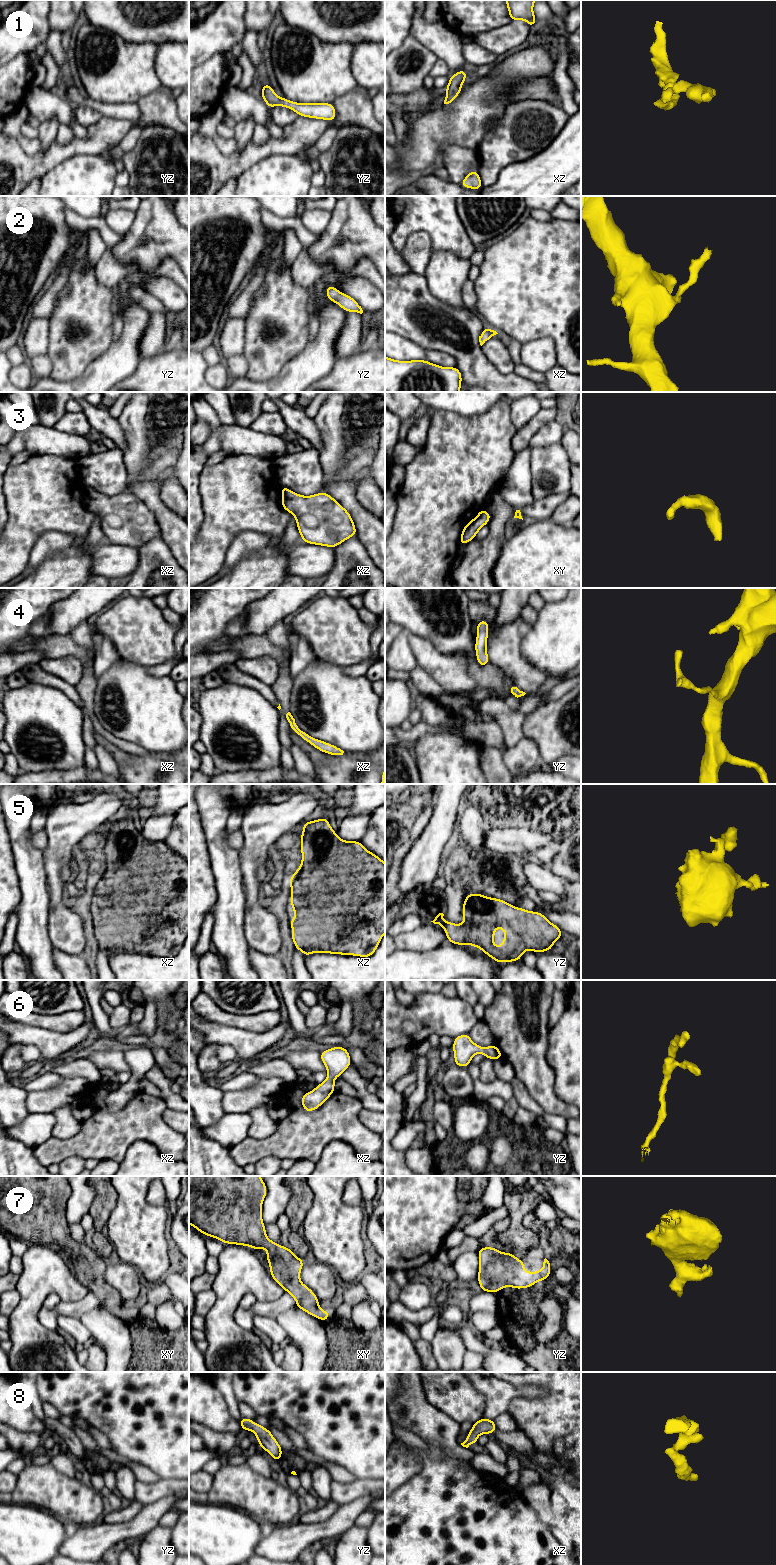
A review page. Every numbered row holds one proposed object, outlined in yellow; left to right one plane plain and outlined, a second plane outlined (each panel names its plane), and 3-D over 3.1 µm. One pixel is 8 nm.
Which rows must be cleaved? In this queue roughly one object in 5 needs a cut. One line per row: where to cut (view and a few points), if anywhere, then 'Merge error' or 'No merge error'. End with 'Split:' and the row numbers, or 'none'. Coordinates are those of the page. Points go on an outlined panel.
1: No split. No merge error
2: No split. No merge error
3: No split. No merge error
4: No split. No merge error
5: No split. No merge error
6: No split. No merge error
7: No split. No merge error
8: No split. No merge error
Split: none

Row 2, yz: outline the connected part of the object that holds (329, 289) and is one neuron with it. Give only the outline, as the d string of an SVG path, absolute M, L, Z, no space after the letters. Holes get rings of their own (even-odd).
M328 285L325 289L326 295L330 302L335 302L346 312L357 312L362 314L363 310L355 299L340 292L332 285Z

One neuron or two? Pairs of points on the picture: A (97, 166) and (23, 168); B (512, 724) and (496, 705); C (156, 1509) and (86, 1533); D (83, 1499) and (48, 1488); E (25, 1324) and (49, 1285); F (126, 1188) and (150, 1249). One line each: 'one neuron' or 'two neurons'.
A: two neurons
B: one neuron
C: one neuron
D: one neuron
E: one neuron
F: one neuron

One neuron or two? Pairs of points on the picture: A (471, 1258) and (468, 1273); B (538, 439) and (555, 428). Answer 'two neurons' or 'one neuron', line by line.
A: one neuron
B: one neuron

